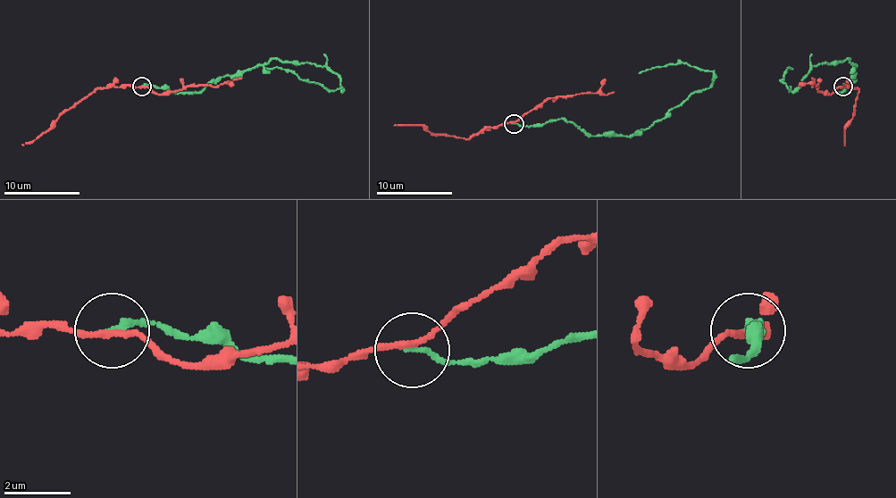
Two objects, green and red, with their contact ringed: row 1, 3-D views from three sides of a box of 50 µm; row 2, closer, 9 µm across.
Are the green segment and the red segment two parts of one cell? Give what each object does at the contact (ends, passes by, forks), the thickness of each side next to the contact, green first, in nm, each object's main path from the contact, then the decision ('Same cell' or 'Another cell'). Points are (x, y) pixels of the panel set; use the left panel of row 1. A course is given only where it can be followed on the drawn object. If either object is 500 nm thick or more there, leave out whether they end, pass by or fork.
At the ring green ends. At the ring red passes by. Thickness 160 nm (green) against 170 nm. Course of green: (141, 87), (200, 92), (220, 77), (277, 58), (328, 66), (341, 90), (326, 90), (279, 68), (267, 70). Course of red: (141, 87), (113, 87), (94, 90), (44, 132), (21, 144). Another cell

